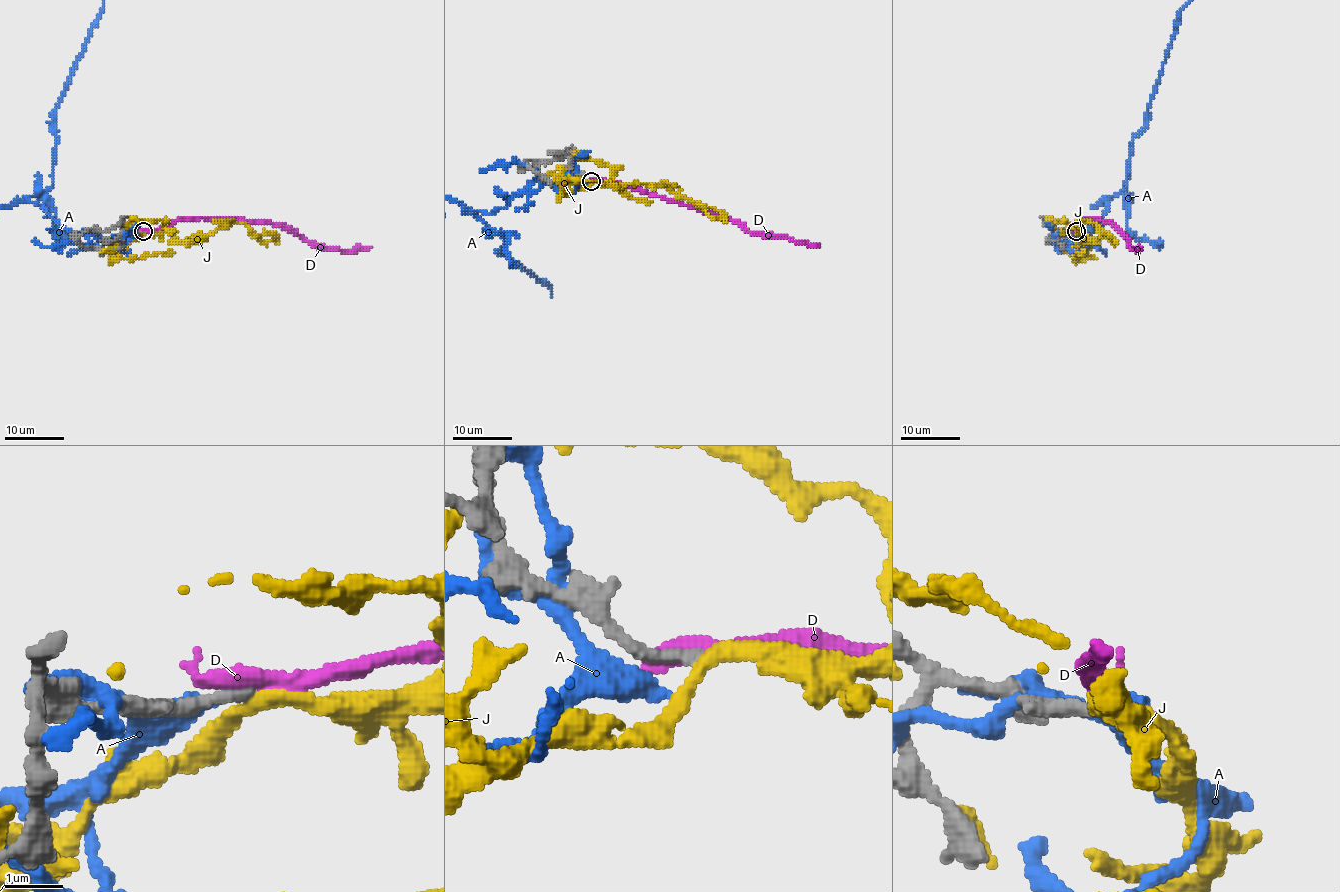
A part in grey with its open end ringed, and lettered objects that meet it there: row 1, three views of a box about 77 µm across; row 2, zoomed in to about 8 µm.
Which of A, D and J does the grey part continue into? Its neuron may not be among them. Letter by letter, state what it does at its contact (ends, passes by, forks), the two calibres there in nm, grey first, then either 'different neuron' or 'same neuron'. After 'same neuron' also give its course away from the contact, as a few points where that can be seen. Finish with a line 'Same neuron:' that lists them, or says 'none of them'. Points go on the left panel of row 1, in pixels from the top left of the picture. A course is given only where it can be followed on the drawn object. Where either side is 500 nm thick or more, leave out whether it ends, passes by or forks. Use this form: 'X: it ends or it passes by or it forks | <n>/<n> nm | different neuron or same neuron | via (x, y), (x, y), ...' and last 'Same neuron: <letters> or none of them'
A: it passes by | 280/380 nm | different neuron
D: it ends | 200/380 nm | different neuron
J: it passes by | 190/240 nm | different neuron
Same neuron: none of them

